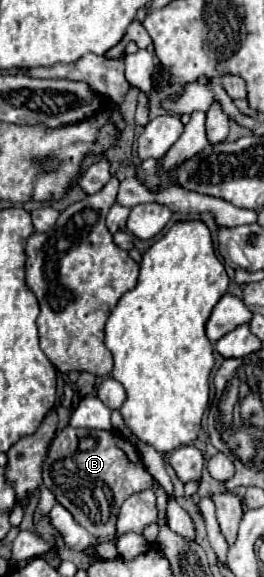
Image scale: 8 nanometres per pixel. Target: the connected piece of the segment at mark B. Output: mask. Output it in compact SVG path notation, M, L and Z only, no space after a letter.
M65 426L49 446L43 466L43 484L55 494L57 502L65 506L73 518L77 518L77 522L97 538L97 554L103 560L109 560L119 556L113 538L117 534L115 524L121 504L129 496L151 488L153 476L145 470L137 448L133 450L133 444L127 438L115 436L107 430Z

